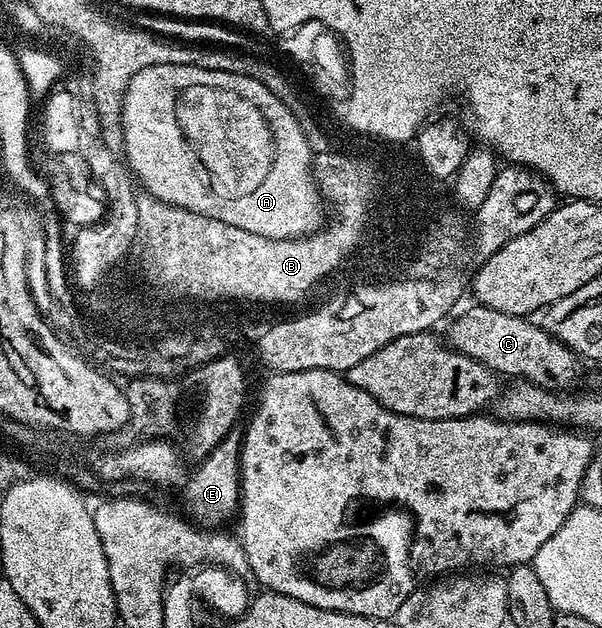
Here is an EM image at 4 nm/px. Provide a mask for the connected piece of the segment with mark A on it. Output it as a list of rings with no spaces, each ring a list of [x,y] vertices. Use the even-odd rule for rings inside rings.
[[[154,64],[145,66],[145,70],[137,70],[131,76],[127,91],[123,93],[123,147],[122,159],[132,177],[143,183],[142,191],[173,207],[193,211],[199,215],[217,219],[218,222],[229,223],[239,230],[247,230],[251,234],[264,235],[271,239],[297,239],[320,231],[323,220],[325,201],[319,185],[312,172],[313,144],[308,140],[306,132],[298,124],[297,118],[290,112],[290,106],[281,102],[269,86],[261,86],[257,78],[249,78],[245,74],[233,74],[225,70],[205,70],[192,64]]]

